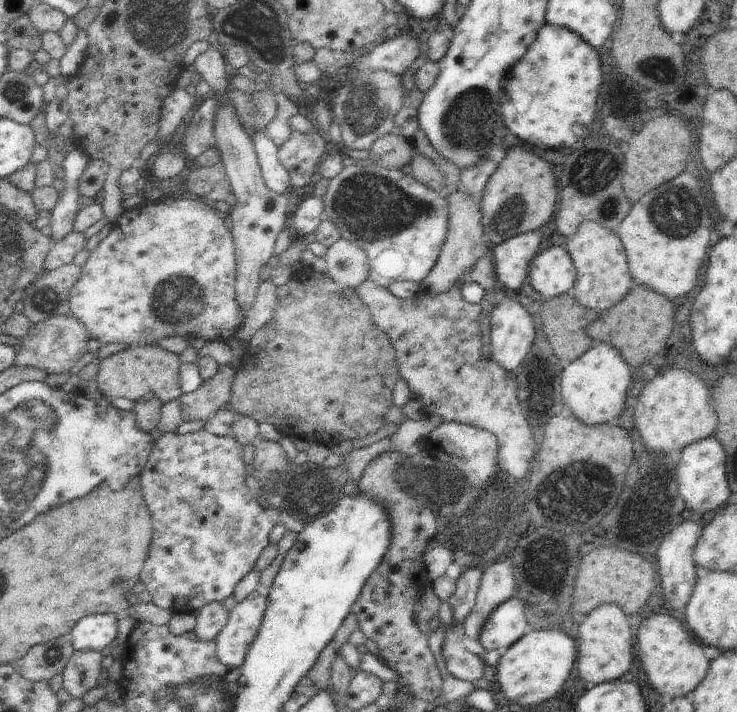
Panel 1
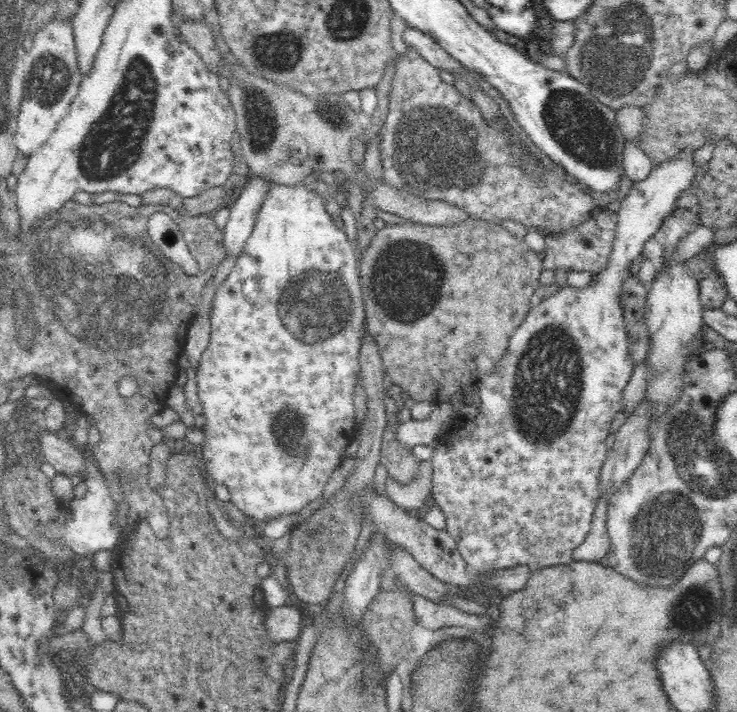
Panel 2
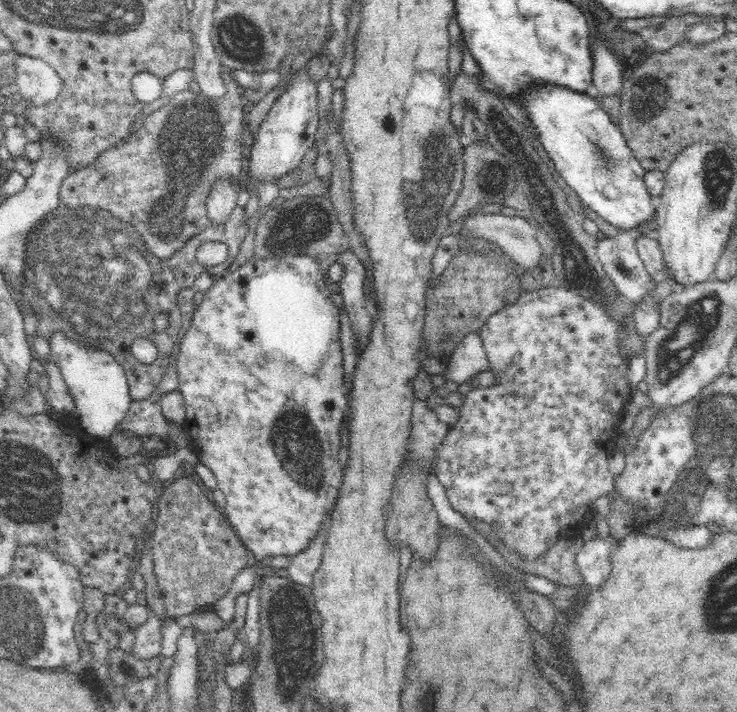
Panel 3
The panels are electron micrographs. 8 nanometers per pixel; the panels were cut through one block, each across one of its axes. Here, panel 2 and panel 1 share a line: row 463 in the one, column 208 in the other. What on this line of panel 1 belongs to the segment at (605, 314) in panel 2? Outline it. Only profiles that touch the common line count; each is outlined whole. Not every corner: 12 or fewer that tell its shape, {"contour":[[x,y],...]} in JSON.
{"contour":[[238,439],[155,441],[152,603],[222,602],[270,543]]}

